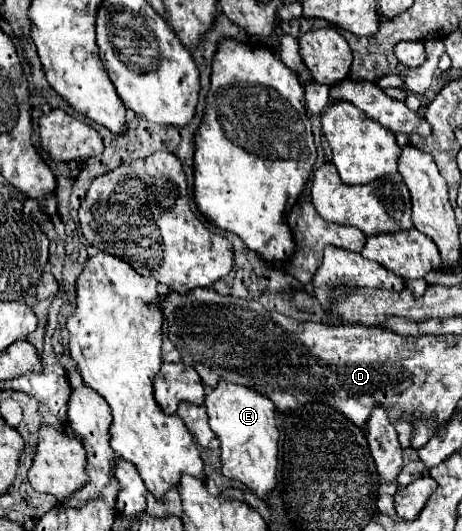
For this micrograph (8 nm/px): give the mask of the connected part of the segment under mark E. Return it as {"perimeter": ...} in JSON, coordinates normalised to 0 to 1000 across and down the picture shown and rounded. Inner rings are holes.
{"perimeter":[[[476,714],[472,725],[446,740],[442,763],[450,770],[455,808],[476,827],[481,891],[498,902],[524,906],[554,932],[576,940],[597,910],[593,895],[602,872],[602,808],[593,759],[541,729],[489,721]]]}

